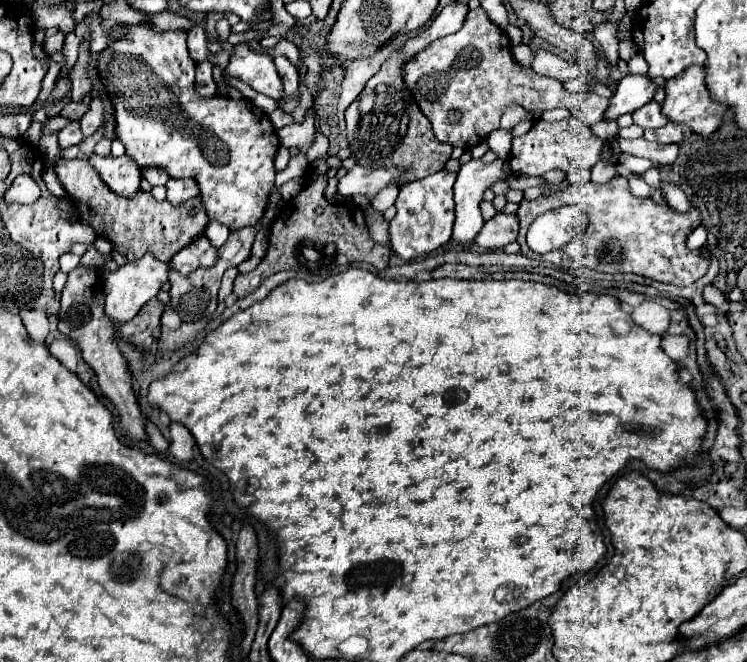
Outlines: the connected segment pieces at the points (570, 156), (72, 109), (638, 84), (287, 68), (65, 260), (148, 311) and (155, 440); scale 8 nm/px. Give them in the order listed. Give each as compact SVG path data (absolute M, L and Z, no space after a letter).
M570 116L568 119L556 121L556 123L546 123L546 121L536 121L532 129L522 135L512 139L512 151L510 151L510 165L514 173L526 173L526 175L544 175L550 169L562 169L566 173L566 181L572 183L588 183L590 181L590 169L600 161L604 141L598 139L588 125L580 123L576 117Z
M70 101L70 103L64 105L64 109L62 109L62 117L68 117L68 119L82 119L88 109L90 109L90 107L88 107L86 103L74 103L74 101Z
M626 75L620 79L614 97L604 113L604 121L616 121L624 113L634 113L654 97L654 83L642 75Z
M276 57L274 63L276 63L278 75L280 75L282 85L284 85L284 97L282 99L296 97L296 91L298 91L298 69L286 57Z
M66 253L66 255L60 257L60 269L66 271L66 273L70 273L72 269L76 269L78 265L80 265L80 257L74 255L74 253Z
M152 299L148 305L144 305L140 309L140 313L118 327L118 335L128 341L128 343L134 343L136 347L142 347L144 351L154 351L156 347L156 329L160 325L160 317L162 317L162 311L164 311L164 303L160 299Z
M146 421L146 425L148 425L148 435L150 435L150 445L152 445L156 451L168 455L168 441L162 437L162 433L156 429L154 423Z

